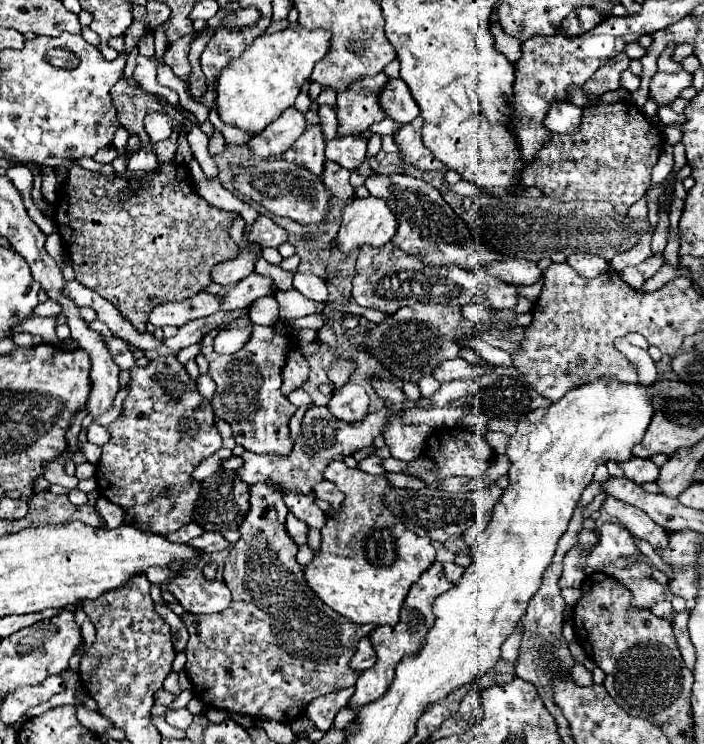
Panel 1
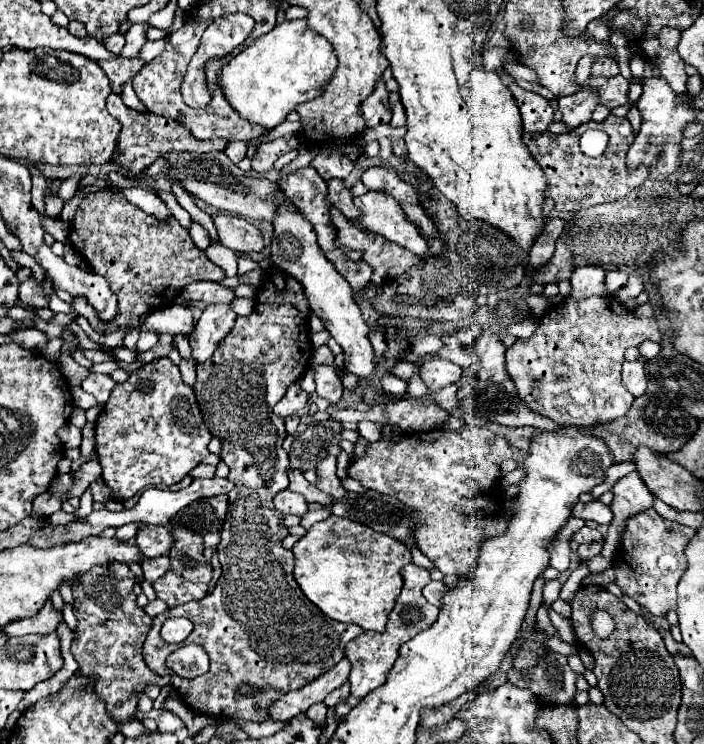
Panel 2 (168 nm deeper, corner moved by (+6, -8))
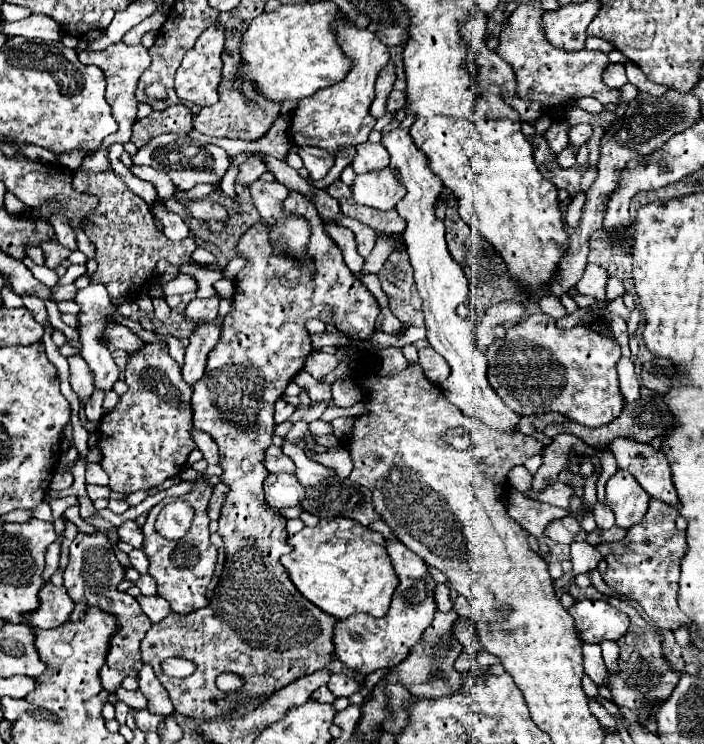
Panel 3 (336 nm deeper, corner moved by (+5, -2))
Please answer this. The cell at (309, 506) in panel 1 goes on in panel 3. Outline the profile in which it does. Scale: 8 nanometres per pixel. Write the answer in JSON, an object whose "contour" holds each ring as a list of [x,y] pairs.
{"contour":[[[270,473],[270,477],[266,479],[266,485],[264,485],[264,493],[266,493],[266,501],[274,509],[294,507],[306,499],[304,485],[300,485],[298,479],[288,473],[282,473],[282,475]]]}

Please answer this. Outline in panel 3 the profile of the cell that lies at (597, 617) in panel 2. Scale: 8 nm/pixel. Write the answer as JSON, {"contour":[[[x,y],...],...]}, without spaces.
{"contour":[[[578,601],[568,613],[574,617],[584,643],[602,643],[604,639],[618,641],[630,625],[628,617],[606,601]]]}

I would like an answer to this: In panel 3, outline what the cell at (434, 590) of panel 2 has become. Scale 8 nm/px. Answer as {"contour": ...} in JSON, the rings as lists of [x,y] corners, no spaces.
{"contour":[[[438,583],[434,589],[434,597],[436,597],[436,605],[438,611],[450,611],[452,609],[452,599],[450,599],[450,591],[444,583]]]}

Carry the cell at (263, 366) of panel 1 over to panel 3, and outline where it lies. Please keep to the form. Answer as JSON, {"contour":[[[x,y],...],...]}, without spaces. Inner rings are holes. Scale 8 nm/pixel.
{"contour":[[[290,191],[286,199],[286,211],[290,213],[304,213],[312,225],[312,237],[308,245],[310,261],[290,261],[290,257],[278,257],[272,253],[272,245],[266,237],[266,225],[258,223],[250,227],[238,243],[238,253],[248,259],[248,265],[236,275],[236,295],[234,295],[234,309],[224,319],[224,329],[220,343],[210,351],[206,373],[200,381],[194,383],[192,393],[192,409],[194,409],[194,425],[200,431],[206,431],[212,435],[212,439],[220,447],[220,467],[222,475],[220,481],[230,487],[222,515],[220,515],[220,527],[218,535],[224,541],[224,569],[222,577],[214,589],[214,595],[210,599],[210,605],[192,611],[190,615],[170,613],[158,623],[152,623],[148,633],[142,639],[142,663],[150,665],[160,679],[160,683],[166,687],[170,701],[174,705],[174,711],[186,717],[194,719],[214,719],[220,715],[230,715],[242,703],[252,699],[264,699],[270,693],[282,689],[284,685],[296,681],[298,677],[310,675],[318,671],[320,667],[326,667],[332,663],[334,655],[334,627],[340,619],[324,613],[316,605],[312,605],[302,593],[294,587],[294,583],[288,577],[286,567],[280,563],[280,557],[290,551],[288,545],[288,533],[286,533],[286,517],[280,515],[280,511],[272,509],[264,499],[262,483],[268,477],[268,469],[264,467],[264,453],[272,445],[274,439],[274,401],[284,393],[284,387],[288,385],[298,371],[304,369],[306,357],[312,351],[310,333],[306,331],[306,321],[312,317],[324,321],[326,324],[338,325],[338,329],[348,335],[350,339],[358,339],[365,336],[370,338],[374,333],[374,323],[378,317],[378,305],[368,287],[356,277],[348,265],[344,263],[342,249],[330,239],[330,235],[324,229],[324,221],[318,215],[316,205],[310,201],[310,197]],[[356,327],[356,337],[352,338],[352,331]],[[363,334],[363,335],[362,335]],[[158,655],[188,655],[196,663],[196,671],[190,677],[174,679],[162,673]],[[224,671],[238,673],[246,677],[246,689],[240,693],[224,693],[216,687],[216,677]]]}

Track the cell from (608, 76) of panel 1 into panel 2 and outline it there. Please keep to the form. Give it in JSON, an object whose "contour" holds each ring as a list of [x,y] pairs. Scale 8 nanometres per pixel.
{"contour":[[[579,91],[571,97],[561,97],[559,99],[559,111],[563,113],[561,121],[573,131],[575,127],[591,121],[593,109],[599,105],[599,97],[595,91]]]}

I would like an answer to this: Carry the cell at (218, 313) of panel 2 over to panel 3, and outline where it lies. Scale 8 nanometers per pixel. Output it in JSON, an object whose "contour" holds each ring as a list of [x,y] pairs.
{"contour":[[[216,317],[214,321],[202,321],[194,327],[190,335],[190,345],[186,347],[186,361],[182,367],[182,377],[186,383],[194,383],[204,375],[206,357],[220,341],[224,317]]]}

